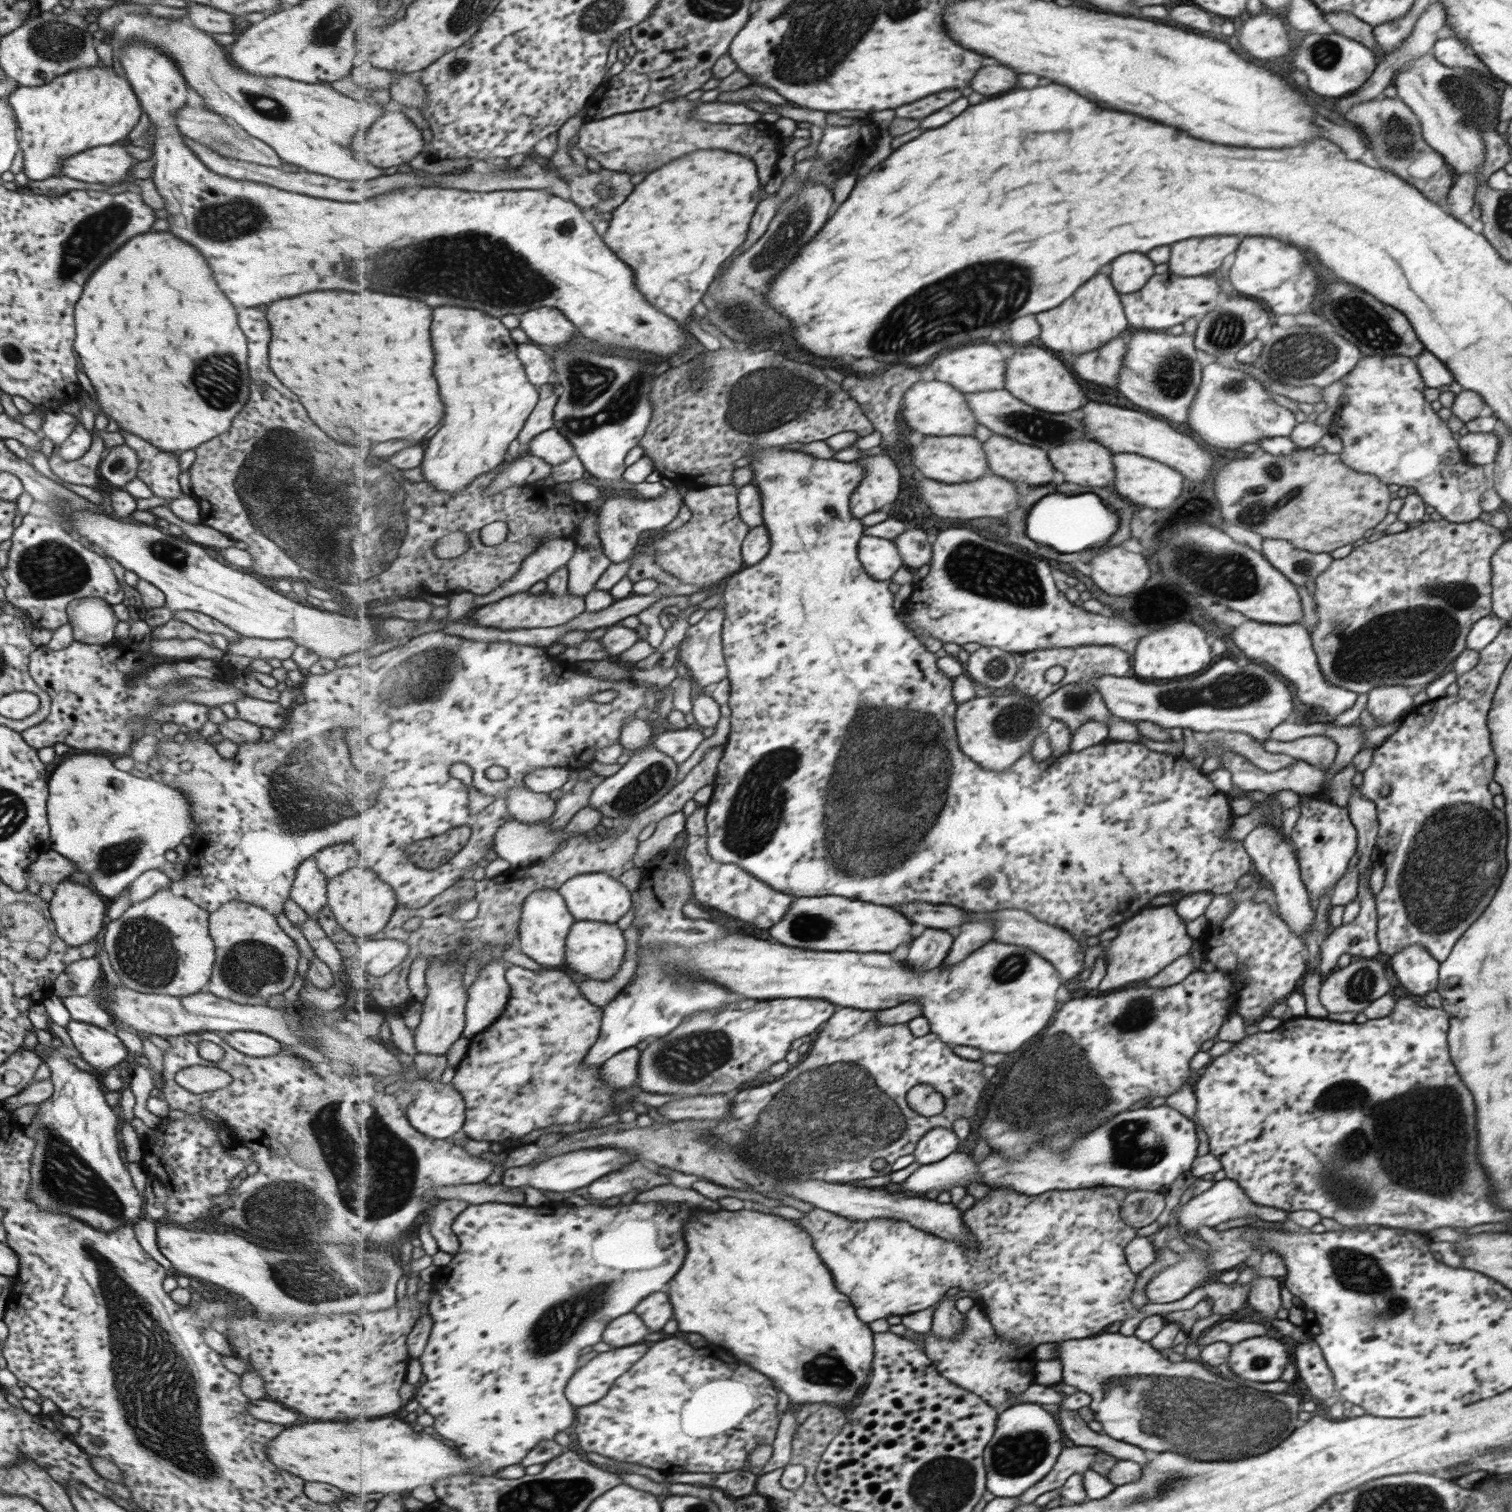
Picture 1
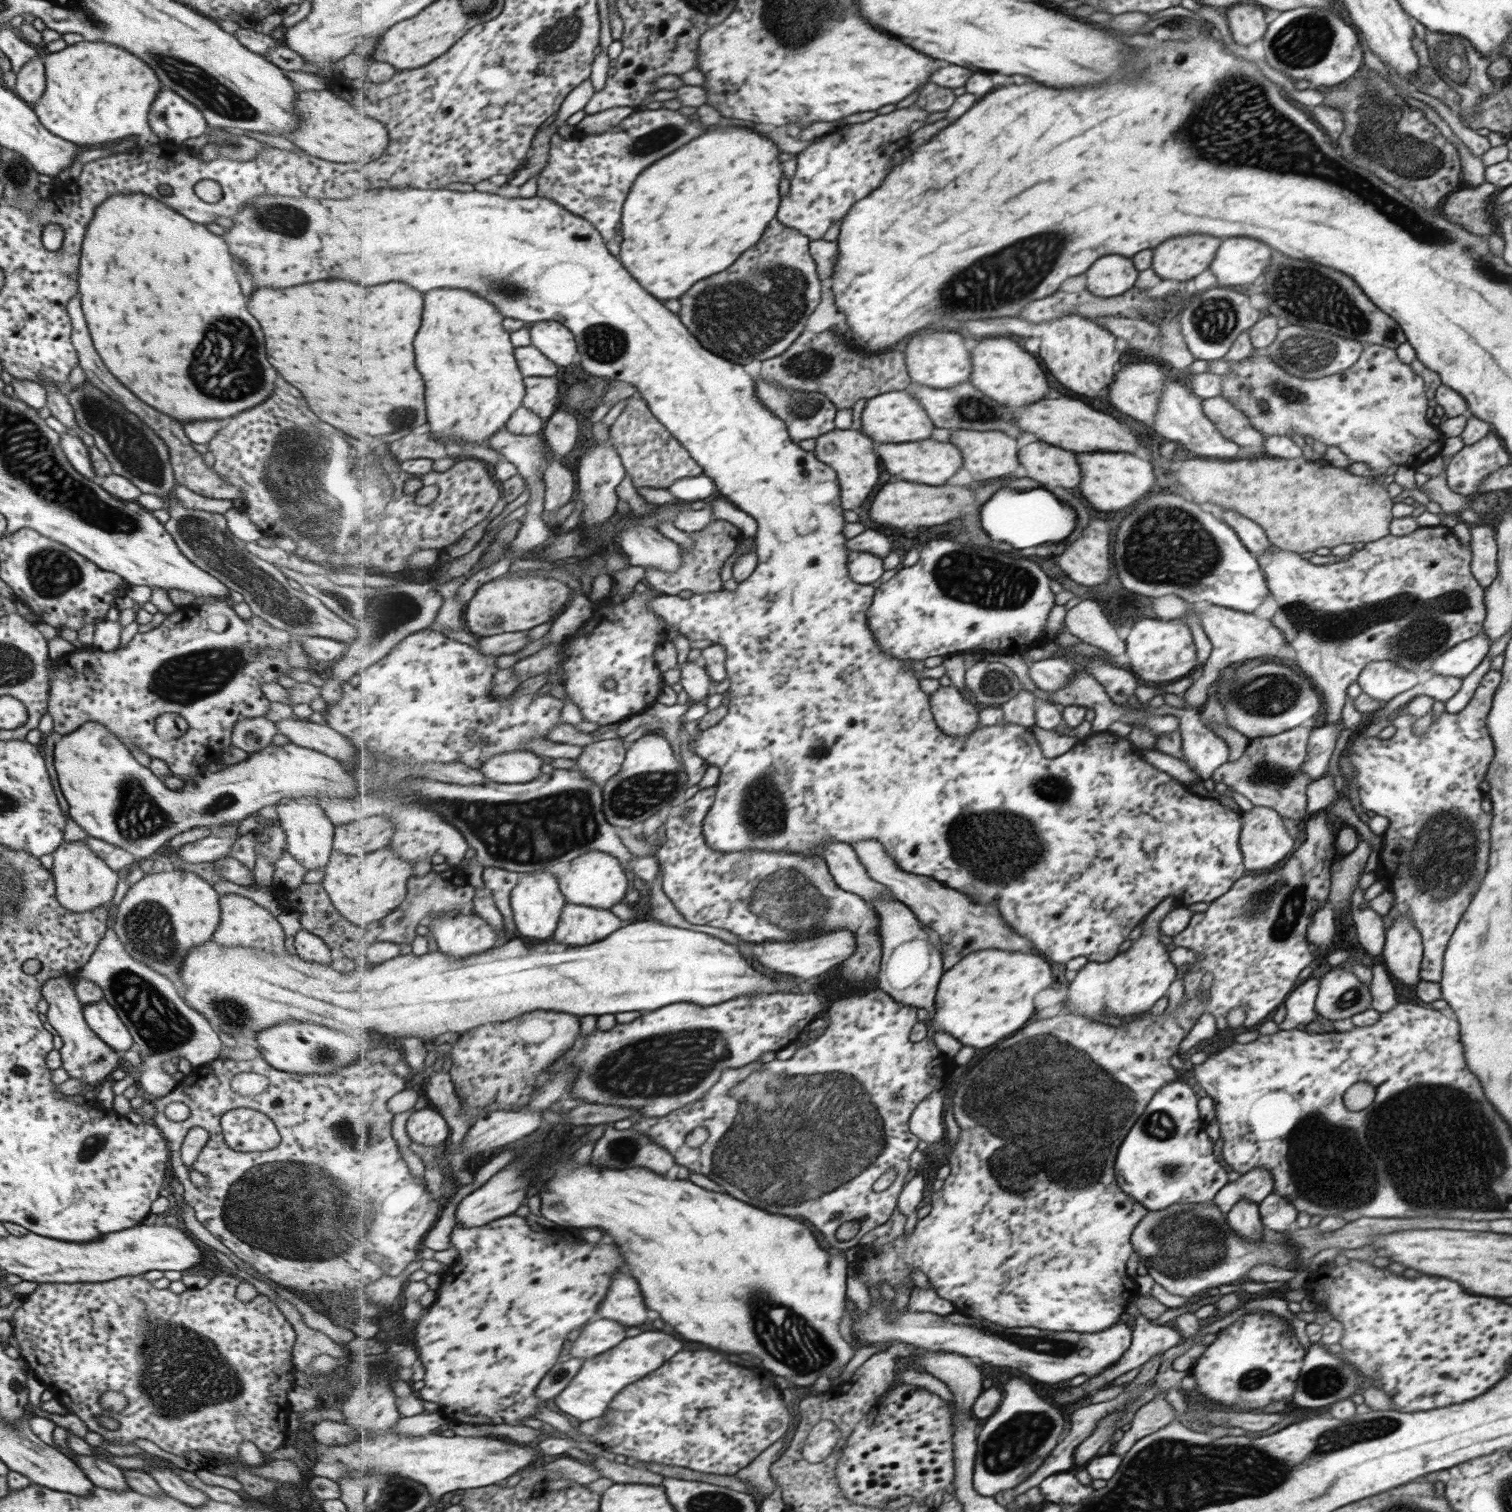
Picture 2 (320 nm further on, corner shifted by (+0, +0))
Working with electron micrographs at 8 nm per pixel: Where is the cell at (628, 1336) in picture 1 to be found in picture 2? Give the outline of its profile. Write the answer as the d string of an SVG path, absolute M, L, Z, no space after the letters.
M597 1318L593 1324L585 1325L578 1336L579 1338L567 1347L567 1352L573 1358L593 1358L621 1344L627 1338L627 1328L613 1319Z

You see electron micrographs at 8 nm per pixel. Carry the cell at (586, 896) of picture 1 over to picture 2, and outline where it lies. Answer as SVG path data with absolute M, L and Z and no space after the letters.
M588 849L570 862L570 869L560 879L562 893L569 903L592 906L595 908L612 909L613 906L625 902L629 878L623 872L620 859L599 849Z

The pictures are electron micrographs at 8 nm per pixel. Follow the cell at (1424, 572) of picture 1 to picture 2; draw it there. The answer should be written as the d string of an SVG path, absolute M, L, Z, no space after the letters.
M1438 524L1433 527L1418 526L1403 536L1389 534L1386 538L1365 543L1361 550L1353 551L1345 561L1319 566L1312 565L1297 553L1275 546L1273 550L1255 556L1277 603L1271 621L1284 632L1284 638L1295 651L1294 660L1300 672L1310 678L1317 692L1325 698L1325 724L1343 720L1342 710L1348 698L1345 688L1357 681L1365 665L1388 660L1413 673L1417 670L1430 671L1441 653L1482 632L1487 614L1485 590L1471 573L1471 552L1470 544L1463 546L1453 532L1449 536L1449 530Z

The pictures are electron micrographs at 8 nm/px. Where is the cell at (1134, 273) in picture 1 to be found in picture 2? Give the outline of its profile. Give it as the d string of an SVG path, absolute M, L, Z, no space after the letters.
M1109 254L1097 258L1097 266L1085 274L1085 286L1093 296L1113 297L1133 287L1137 275L1129 258Z

